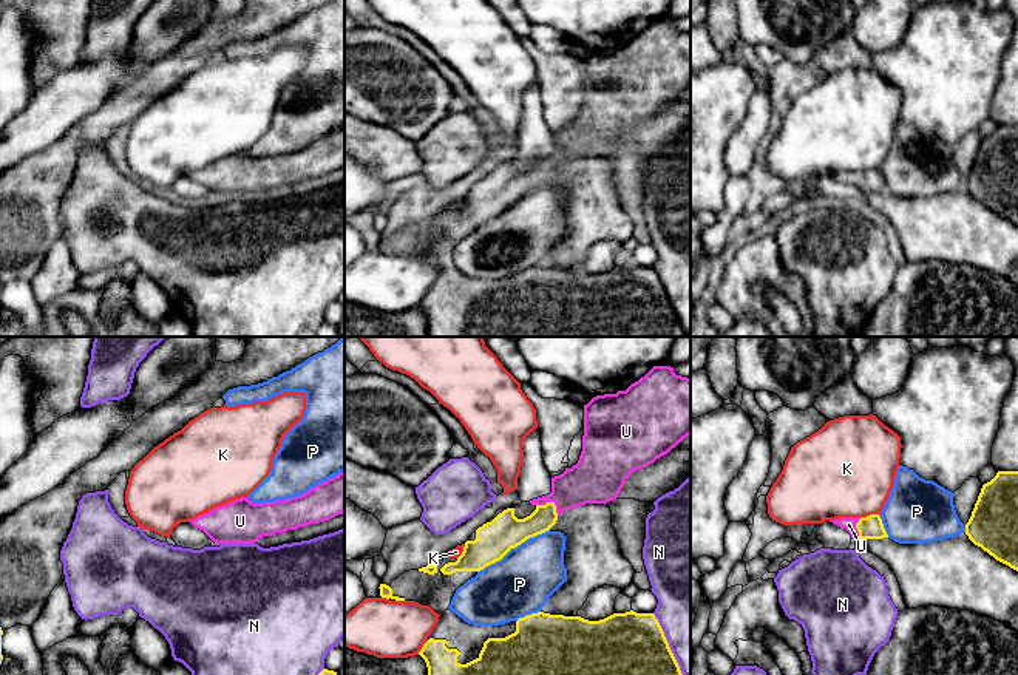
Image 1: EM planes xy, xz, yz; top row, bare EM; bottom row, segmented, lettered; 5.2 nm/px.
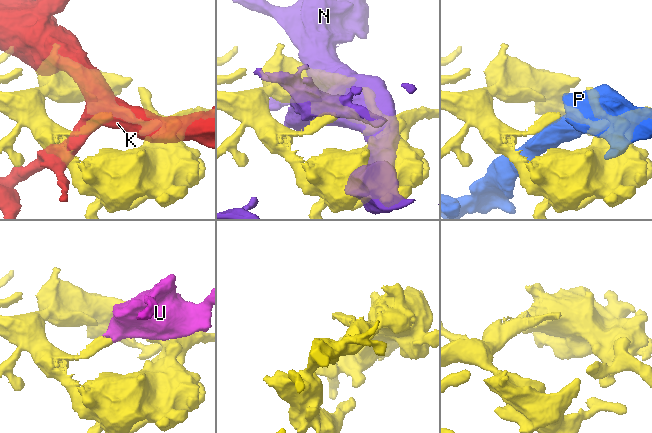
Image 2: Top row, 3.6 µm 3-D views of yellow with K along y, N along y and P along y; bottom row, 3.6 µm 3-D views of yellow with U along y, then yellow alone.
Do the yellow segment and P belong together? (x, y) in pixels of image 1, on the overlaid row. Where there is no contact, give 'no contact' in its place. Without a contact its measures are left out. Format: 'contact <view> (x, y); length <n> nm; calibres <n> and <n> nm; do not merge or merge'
contact xz (513, 547); length 440 nm; calibres 190 and 320 nm; do not merge

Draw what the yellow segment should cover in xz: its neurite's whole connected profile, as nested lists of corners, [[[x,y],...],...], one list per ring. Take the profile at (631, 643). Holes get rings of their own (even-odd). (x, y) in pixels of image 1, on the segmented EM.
[[[450,609],[419,655],[428,675],[683,675],[653,613],[613,613],[599,621],[531,613],[501,626],[473,626]]]

